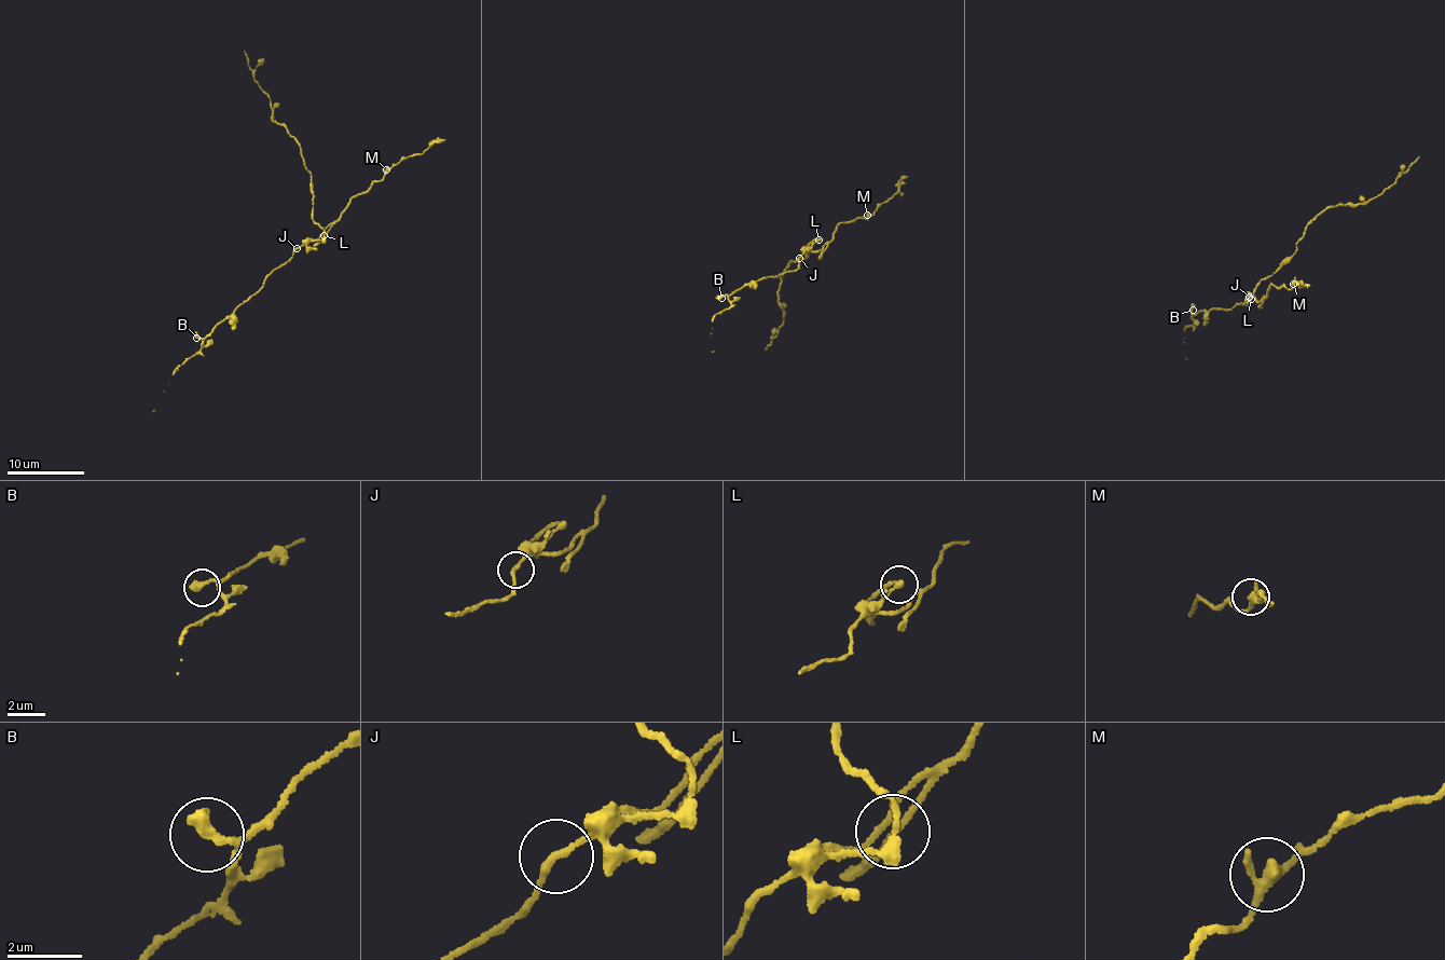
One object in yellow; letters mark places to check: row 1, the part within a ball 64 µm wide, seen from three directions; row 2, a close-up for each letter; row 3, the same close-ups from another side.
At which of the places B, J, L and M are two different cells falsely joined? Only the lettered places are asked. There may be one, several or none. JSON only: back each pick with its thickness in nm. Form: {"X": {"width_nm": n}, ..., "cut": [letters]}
{"L": {"width_nm": 240}, "cut": ["L"]}

